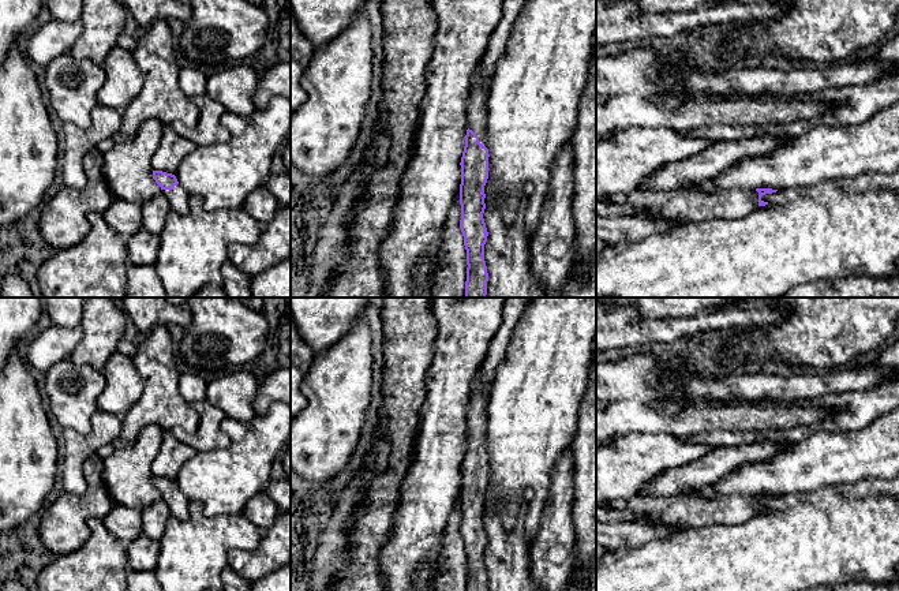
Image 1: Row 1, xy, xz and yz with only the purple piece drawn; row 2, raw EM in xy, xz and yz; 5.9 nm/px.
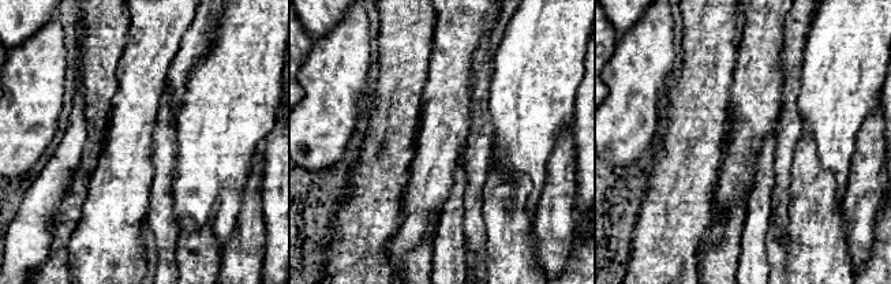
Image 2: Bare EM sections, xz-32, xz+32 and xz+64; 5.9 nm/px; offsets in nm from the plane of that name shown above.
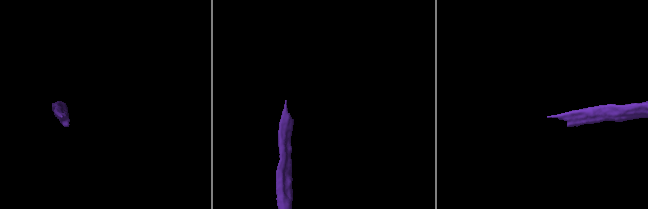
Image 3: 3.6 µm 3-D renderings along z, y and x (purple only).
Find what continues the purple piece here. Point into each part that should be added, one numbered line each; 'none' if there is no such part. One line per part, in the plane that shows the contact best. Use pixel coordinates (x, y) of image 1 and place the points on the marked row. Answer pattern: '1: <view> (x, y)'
1: xz (478, 101)

